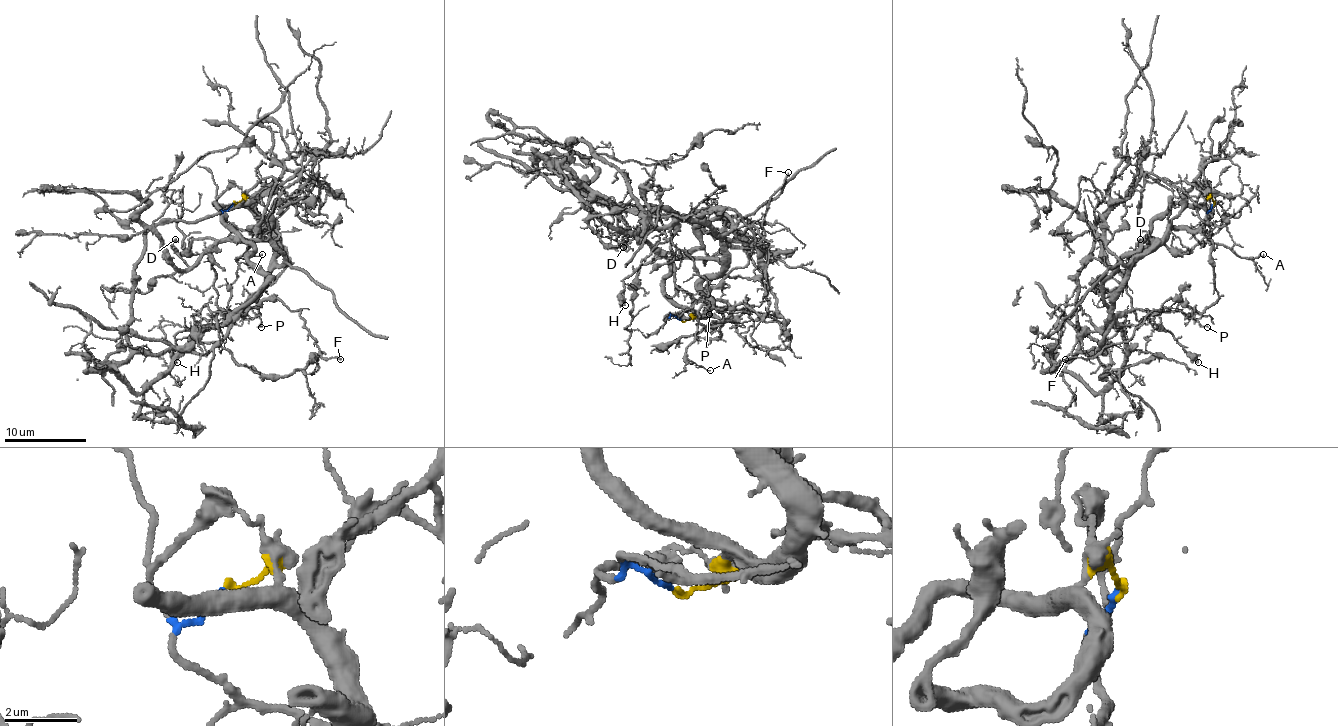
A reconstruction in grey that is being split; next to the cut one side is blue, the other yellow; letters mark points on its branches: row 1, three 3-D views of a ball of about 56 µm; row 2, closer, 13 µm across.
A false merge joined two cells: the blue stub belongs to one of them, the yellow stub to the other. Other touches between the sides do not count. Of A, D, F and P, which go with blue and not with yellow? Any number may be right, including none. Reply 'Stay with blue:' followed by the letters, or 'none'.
Stay with blue: F, P

